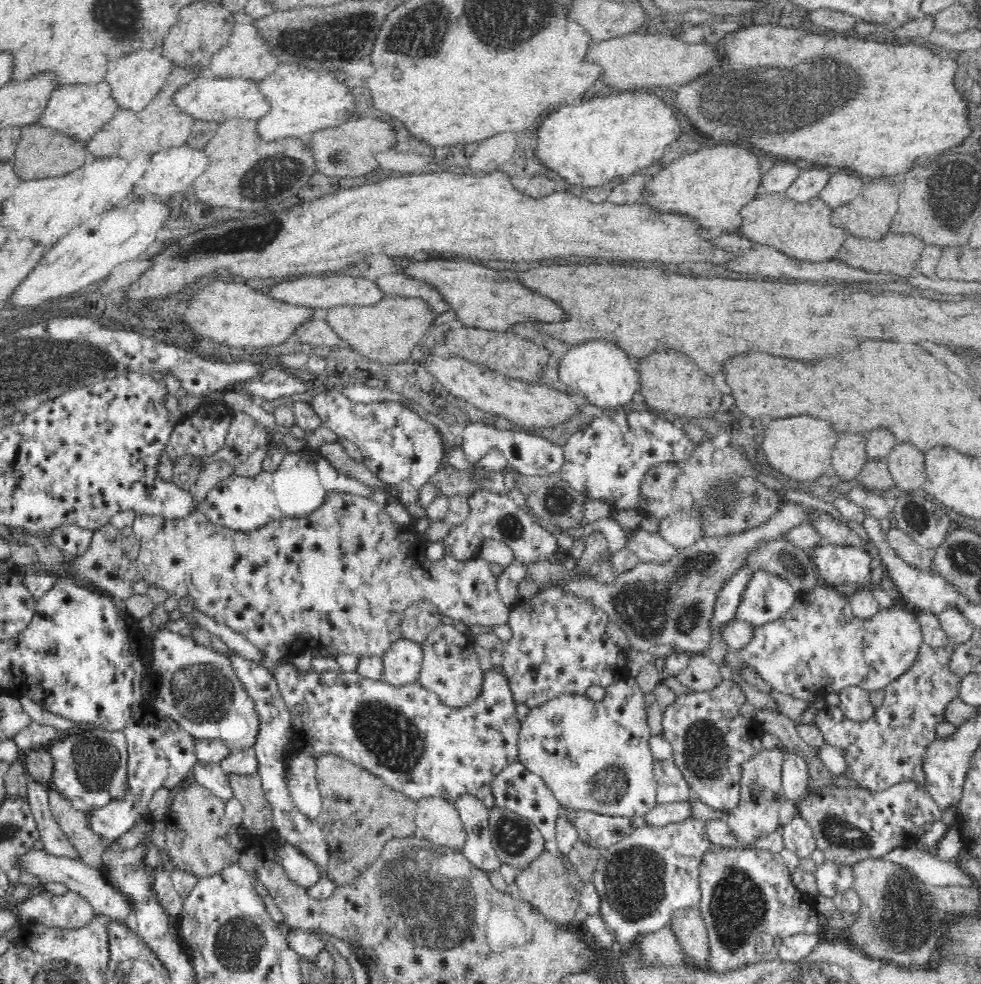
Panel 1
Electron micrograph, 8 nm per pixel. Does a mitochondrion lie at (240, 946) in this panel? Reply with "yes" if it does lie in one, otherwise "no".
yes

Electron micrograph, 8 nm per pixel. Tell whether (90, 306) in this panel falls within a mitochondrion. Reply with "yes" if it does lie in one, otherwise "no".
no

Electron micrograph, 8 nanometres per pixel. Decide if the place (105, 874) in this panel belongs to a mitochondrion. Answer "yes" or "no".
no

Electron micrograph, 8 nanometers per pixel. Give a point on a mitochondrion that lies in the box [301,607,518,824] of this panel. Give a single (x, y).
(392, 739)

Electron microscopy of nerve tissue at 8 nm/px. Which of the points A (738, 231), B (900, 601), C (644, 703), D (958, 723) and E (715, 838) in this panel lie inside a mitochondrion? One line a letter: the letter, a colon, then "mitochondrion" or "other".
A: other
B: other
C: other
D: other
E: other

